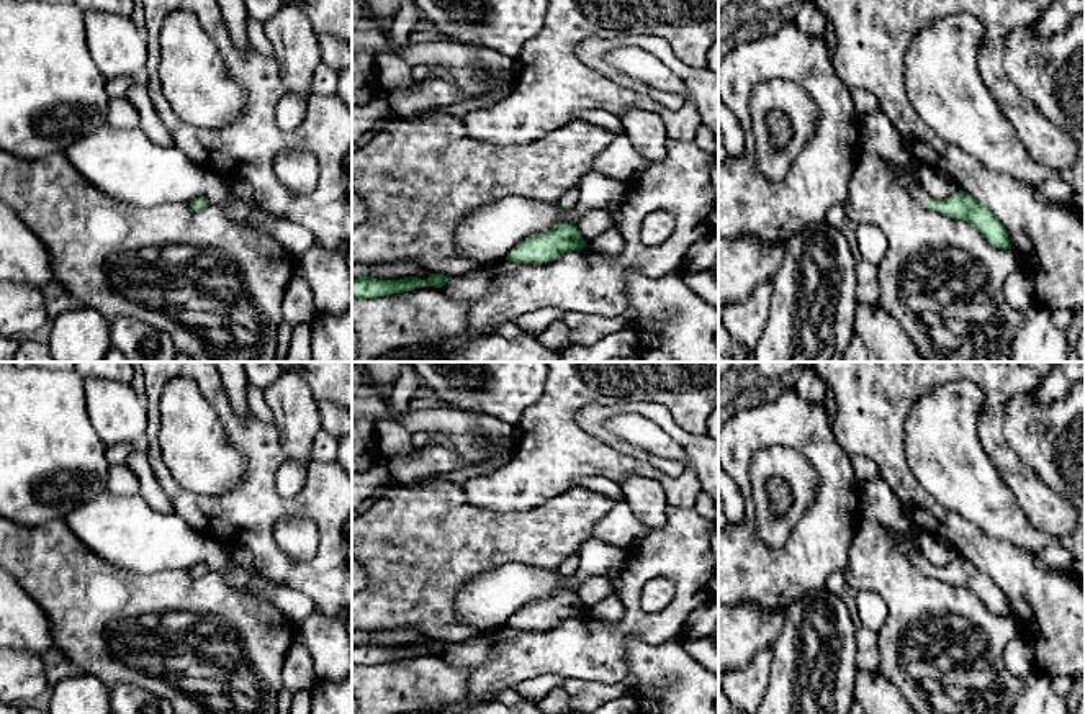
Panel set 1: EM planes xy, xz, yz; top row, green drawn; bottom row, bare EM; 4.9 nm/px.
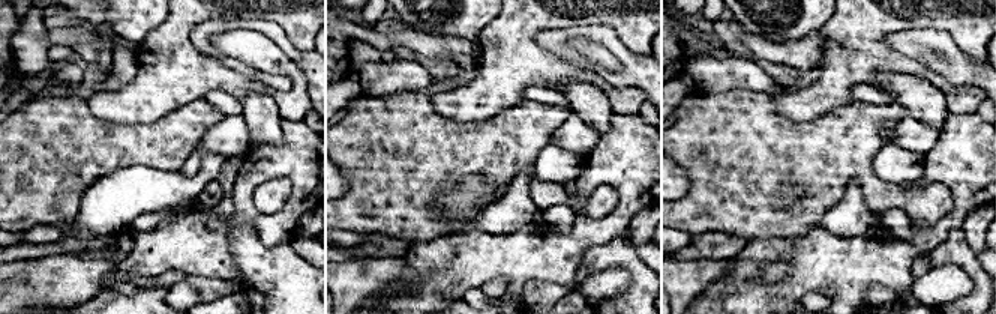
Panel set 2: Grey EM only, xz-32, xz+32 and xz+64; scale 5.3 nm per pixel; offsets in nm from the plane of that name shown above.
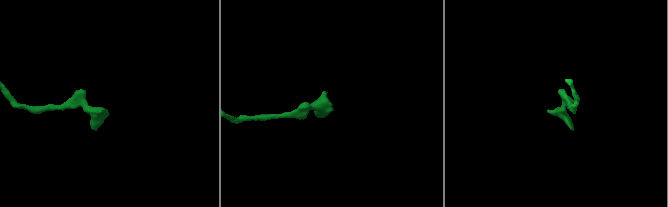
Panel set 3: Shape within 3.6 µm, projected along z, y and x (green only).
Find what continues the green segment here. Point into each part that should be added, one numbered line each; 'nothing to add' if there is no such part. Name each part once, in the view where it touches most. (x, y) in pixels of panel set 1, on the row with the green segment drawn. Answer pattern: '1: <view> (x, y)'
1: xz (571, 195)

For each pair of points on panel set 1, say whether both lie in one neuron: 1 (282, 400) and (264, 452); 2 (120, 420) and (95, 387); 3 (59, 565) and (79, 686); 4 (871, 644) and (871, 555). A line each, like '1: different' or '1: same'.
1: different
2: same
3: different
4: different

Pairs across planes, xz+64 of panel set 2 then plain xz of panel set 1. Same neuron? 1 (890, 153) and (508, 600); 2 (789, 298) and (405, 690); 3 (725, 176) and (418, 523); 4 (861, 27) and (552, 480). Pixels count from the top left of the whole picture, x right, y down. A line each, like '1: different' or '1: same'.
1: same
2: different
3: same
4: same

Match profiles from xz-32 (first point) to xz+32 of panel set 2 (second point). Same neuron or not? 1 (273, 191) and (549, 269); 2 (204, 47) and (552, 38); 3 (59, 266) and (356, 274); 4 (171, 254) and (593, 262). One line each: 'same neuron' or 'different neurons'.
1: different neurons
2: same neuron
3: same neuron
4: different neurons

